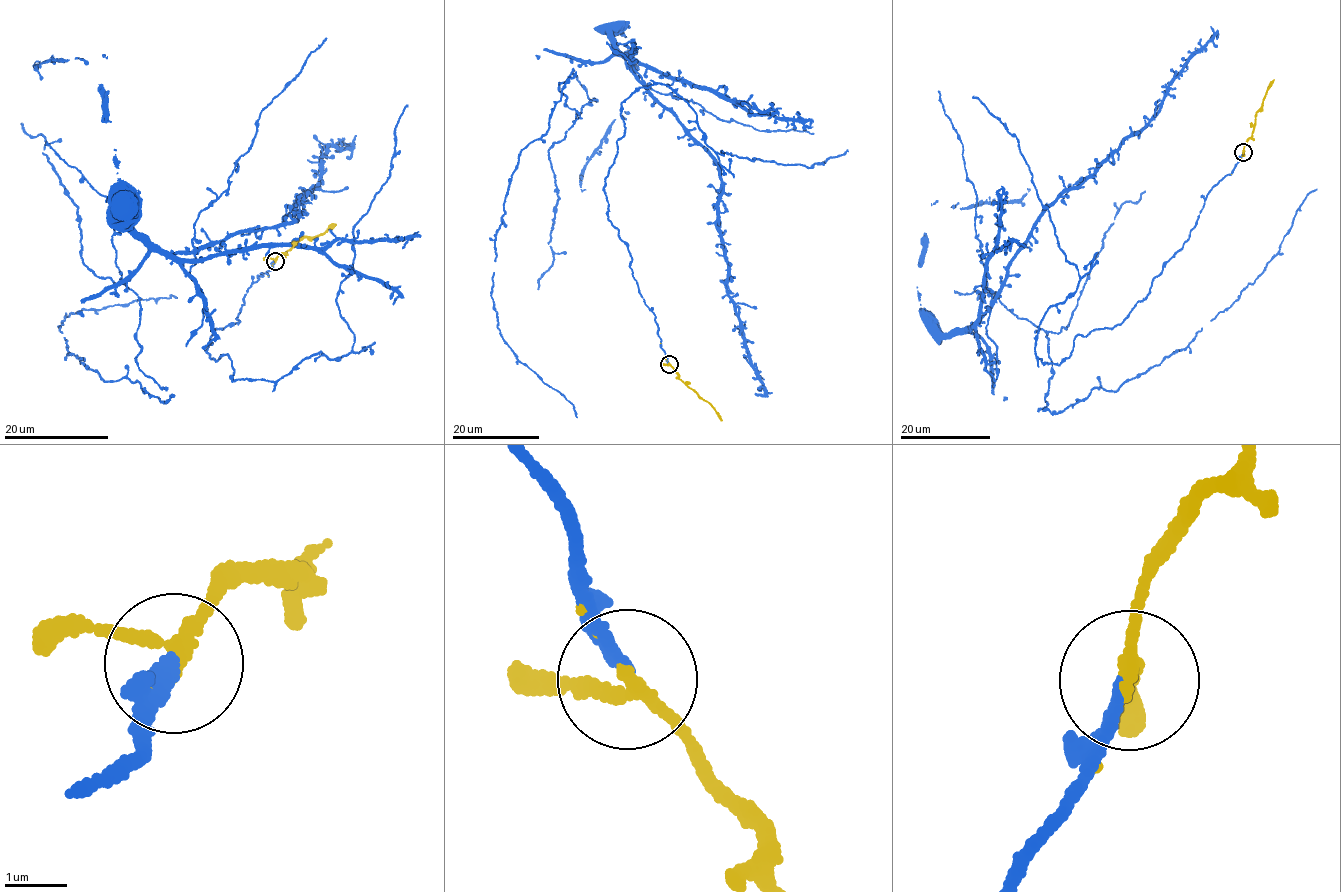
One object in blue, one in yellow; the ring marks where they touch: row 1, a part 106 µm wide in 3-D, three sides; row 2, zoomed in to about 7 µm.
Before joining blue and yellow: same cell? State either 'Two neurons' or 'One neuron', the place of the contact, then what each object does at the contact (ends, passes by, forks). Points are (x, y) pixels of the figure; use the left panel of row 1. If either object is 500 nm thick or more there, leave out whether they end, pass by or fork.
One neuron. Place: (275, 261). At the ring blue ends. At the ring yellow forks

